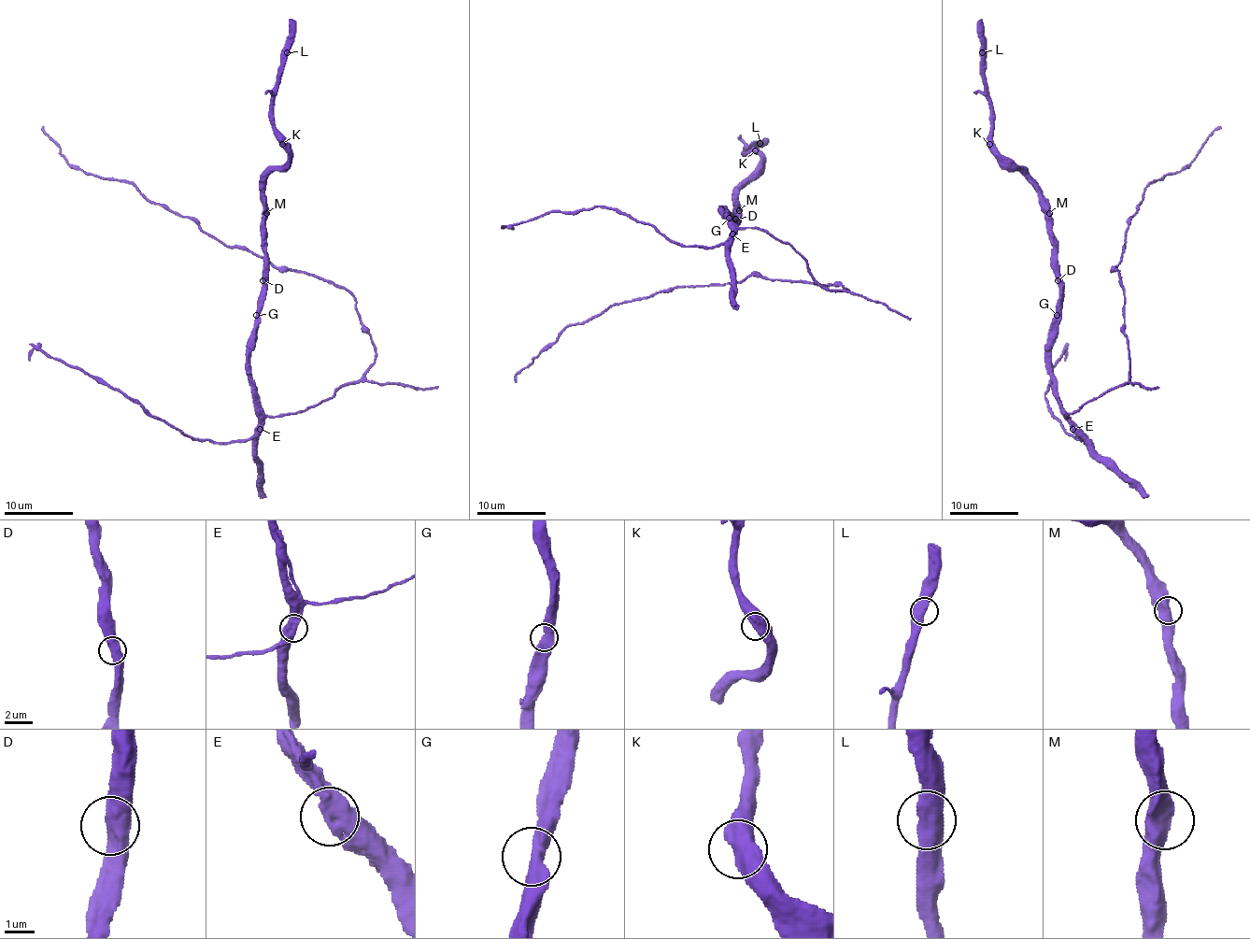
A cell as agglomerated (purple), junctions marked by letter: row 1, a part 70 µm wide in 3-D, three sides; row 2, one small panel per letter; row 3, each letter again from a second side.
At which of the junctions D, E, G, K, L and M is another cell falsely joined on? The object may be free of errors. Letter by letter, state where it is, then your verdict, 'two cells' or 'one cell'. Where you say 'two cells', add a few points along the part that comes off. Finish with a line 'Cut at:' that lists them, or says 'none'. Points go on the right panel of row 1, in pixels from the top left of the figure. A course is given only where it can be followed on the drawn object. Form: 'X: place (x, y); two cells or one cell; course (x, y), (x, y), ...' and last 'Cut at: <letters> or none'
D: place (1058, 280); one cell
E: place (1072, 429); one cell
G: place (1057, 315); one cell
K: place (989, 144); one cell
L: place (982, 52); one cell
M: place (1049, 213); one cell
Cut at: none

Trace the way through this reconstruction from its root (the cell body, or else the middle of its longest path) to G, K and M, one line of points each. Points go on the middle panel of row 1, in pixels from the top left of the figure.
G: (808, 265), (788, 243), (757, 228), (739, 228), (729, 218)
K: (808, 265), (788, 243), (757, 228), (739, 228), (722, 212), (737, 219), (737, 192), (761, 162), (755, 150)
M: (808, 265), (788, 243), (757, 228), (739, 228), (722, 212), (731, 220), (735, 220), (739, 210)

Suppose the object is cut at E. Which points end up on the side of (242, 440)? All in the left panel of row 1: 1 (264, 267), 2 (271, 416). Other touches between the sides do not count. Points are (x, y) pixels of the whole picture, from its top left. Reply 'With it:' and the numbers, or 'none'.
With it: 2

